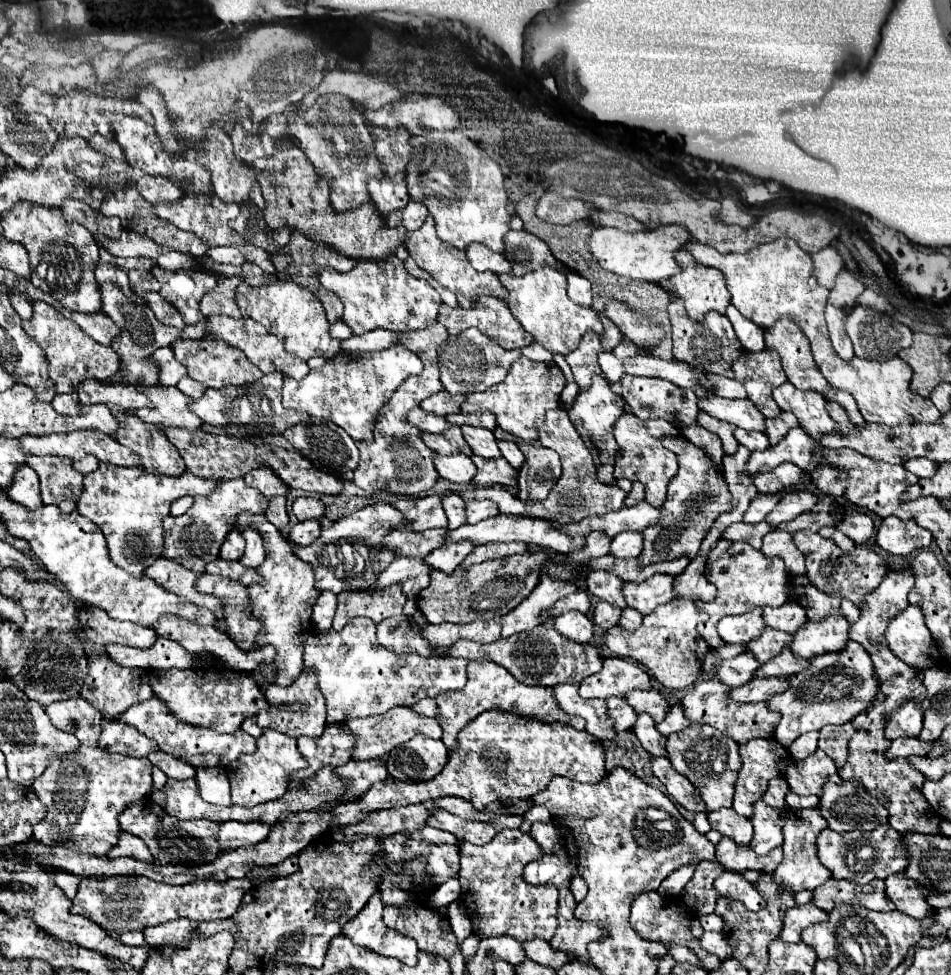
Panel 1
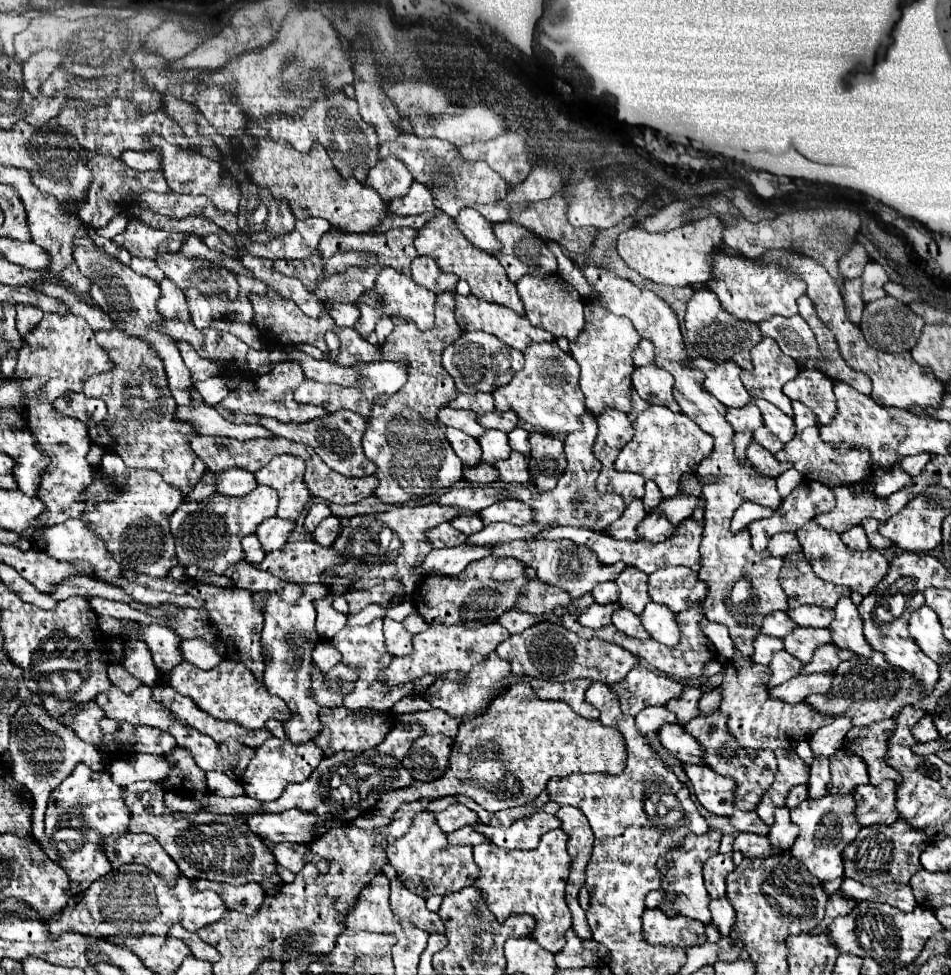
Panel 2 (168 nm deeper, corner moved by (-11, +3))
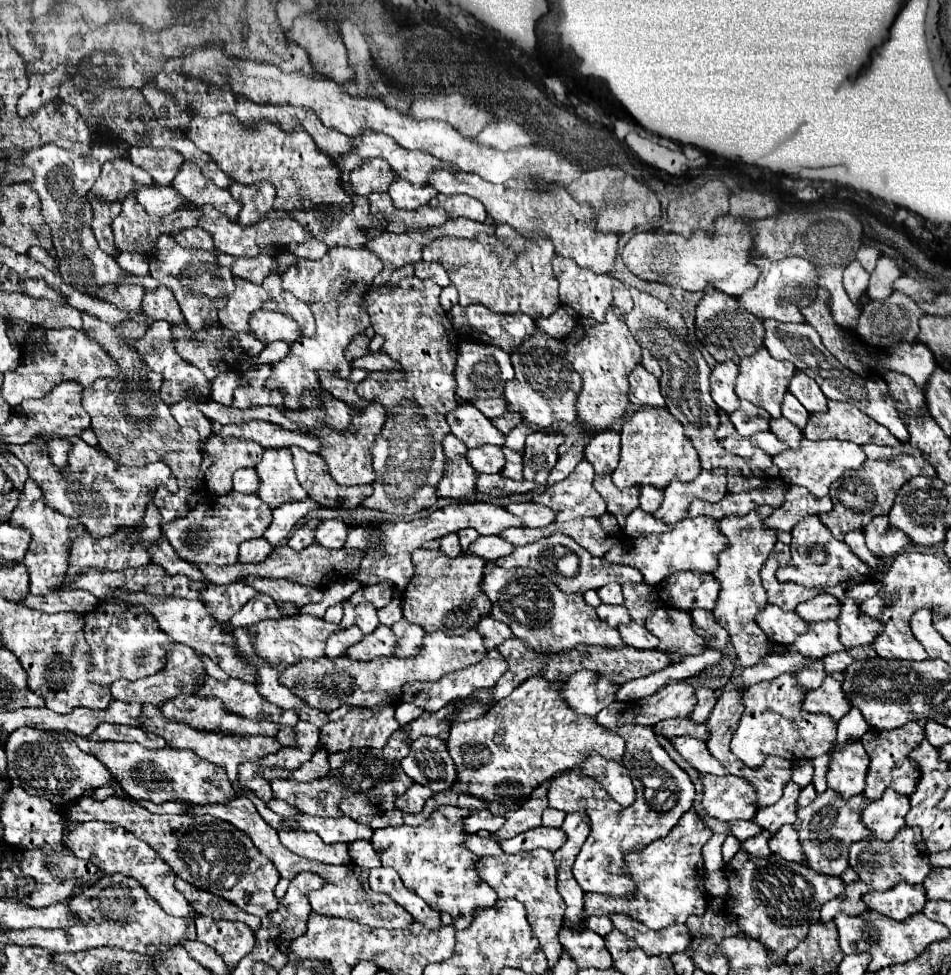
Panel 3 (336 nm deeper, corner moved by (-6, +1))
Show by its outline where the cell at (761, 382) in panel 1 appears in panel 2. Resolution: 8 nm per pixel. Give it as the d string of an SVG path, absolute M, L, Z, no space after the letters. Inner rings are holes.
M762 339L752 349L752 371L742 371L742 383L752 397L762 397L792 417L790 399L782 393L784 383L798 375L798 365L784 355L776 341Z

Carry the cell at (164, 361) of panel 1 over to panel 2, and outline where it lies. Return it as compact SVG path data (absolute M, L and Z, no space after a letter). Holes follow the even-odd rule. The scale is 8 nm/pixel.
M180 341L180 343L178 343L178 349L180 349L180 355L182 355L186 367L190 369L190 375L192 375L190 379L192 379L194 383L218 375L218 367L216 367L216 363L202 359L202 357L190 347L190 343L182 343L182 341Z

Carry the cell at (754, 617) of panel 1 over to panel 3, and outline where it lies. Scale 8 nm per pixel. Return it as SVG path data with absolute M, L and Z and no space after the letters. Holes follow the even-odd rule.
M767 605L763 613L757 613L755 621L777 645L791 645L795 637L807 633L809 627L809 623L803 621L795 611L783 611L777 605Z

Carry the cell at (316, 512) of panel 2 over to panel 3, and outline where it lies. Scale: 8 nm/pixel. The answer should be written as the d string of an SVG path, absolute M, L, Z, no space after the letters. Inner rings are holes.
M309 519L309 521L305 521L303 525L299 525L295 531L293 531L293 535L291 535L291 539L289 539L289 547L291 549L295 549L295 551L301 551L301 549L305 549L305 547L309 547L311 543L315 543L315 527L319 525L319 521L317 519Z

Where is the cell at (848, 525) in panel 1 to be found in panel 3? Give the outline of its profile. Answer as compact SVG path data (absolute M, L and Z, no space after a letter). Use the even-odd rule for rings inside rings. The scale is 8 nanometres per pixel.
M873 517L873 521L863 529L865 533L865 541L867 541L867 547L879 555L879 557L885 557L885 559L891 559L895 557L899 551L911 547L911 541L907 541L907 535L897 531L897 529L891 529L887 525L887 517Z

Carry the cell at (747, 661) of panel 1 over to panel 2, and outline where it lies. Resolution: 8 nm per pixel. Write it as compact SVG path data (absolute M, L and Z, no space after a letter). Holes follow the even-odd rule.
M776 651L772 655L770 665L768 665L768 669L770 669L768 685L774 687L774 685L780 685L780 683L788 681L792 675L800 673L800 667L802 667L802 663L796 657L788 655L786 651Z

